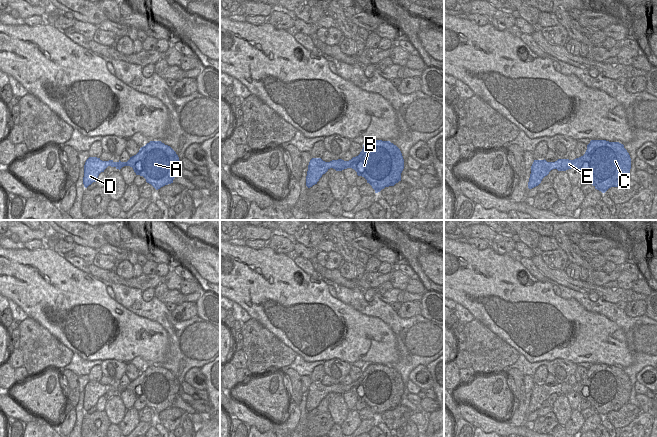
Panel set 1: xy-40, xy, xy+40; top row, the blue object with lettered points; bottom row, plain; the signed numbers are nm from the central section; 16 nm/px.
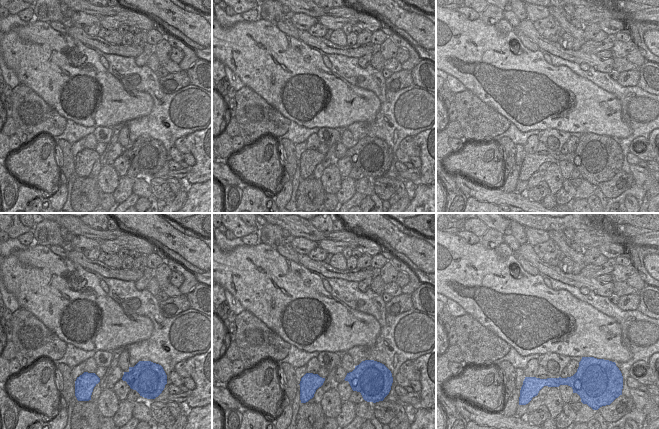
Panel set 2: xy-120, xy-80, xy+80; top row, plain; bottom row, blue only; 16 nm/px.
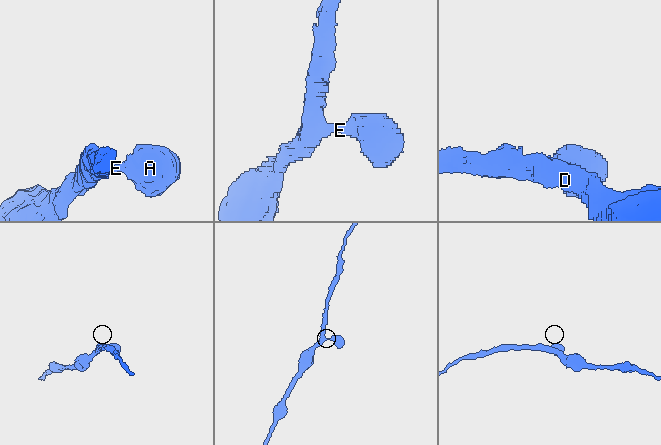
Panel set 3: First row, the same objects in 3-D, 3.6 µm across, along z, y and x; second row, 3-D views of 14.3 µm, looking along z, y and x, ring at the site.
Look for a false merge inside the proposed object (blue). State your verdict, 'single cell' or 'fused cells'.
single cell

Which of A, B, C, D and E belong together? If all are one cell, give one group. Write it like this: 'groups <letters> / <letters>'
groups A B C D E

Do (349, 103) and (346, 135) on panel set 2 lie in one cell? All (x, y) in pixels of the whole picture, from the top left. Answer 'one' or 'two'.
two

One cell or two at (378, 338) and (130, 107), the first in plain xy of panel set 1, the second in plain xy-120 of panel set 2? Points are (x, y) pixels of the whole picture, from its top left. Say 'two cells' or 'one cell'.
one cell

